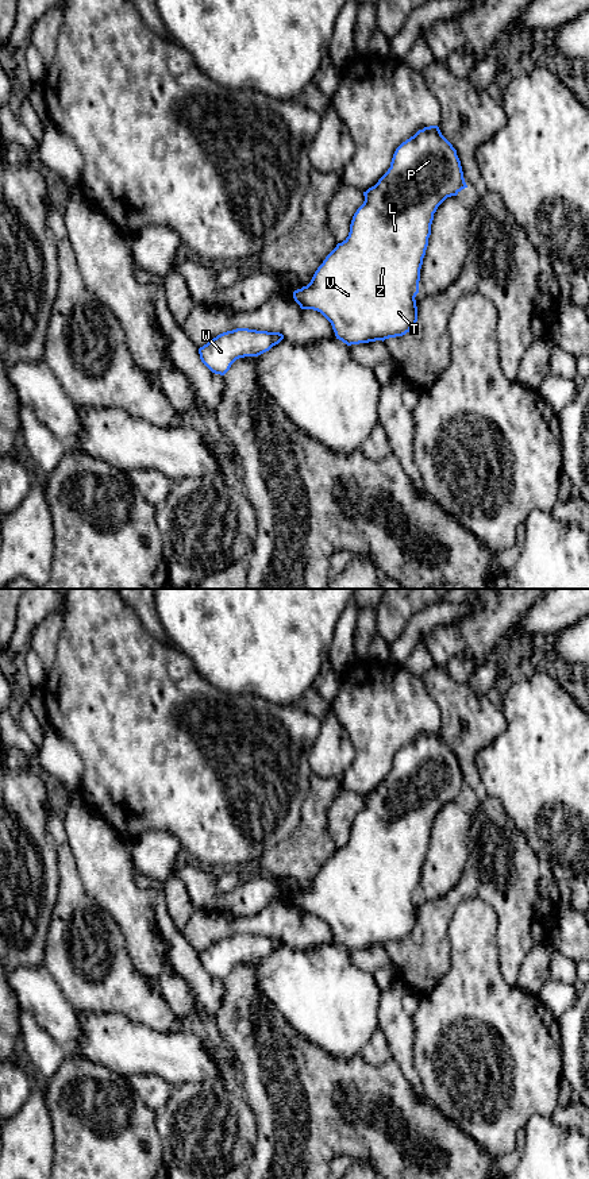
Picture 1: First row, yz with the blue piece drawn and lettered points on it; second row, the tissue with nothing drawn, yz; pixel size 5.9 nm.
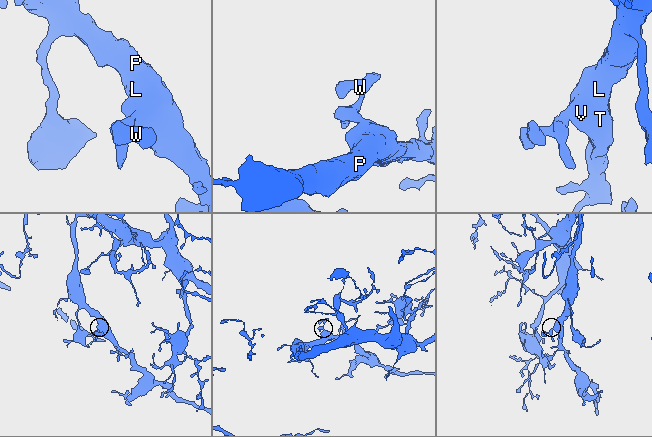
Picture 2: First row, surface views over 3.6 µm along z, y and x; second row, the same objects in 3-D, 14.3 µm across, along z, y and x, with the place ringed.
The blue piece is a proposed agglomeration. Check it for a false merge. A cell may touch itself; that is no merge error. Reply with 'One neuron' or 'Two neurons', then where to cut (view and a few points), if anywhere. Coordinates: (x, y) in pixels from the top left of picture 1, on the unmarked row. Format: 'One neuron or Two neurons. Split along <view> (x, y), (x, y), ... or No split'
One neuron. No split

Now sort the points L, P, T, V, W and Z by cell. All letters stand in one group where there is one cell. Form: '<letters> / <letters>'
L P T V W Z

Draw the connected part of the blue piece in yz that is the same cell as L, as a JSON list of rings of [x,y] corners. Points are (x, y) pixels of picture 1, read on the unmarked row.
[[[438,731],[424,732],[403,747],[394,756],[390,772],[378,787],[363,797],[365,806],[357,814],[349,841],[338,848],[315,876],[311,887],[293,897],[301,914],[320,917],[332,931],[336,944],[347,951],[403,941],[417,926],[416,899],[420,874],[438,812],[467,793],[457,755]]]

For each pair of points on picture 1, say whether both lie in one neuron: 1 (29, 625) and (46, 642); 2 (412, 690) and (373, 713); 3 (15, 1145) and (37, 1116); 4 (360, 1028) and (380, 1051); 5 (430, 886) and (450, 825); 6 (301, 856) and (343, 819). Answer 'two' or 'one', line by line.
1: two
2: one
3: one
4: two
5: one
6: two

